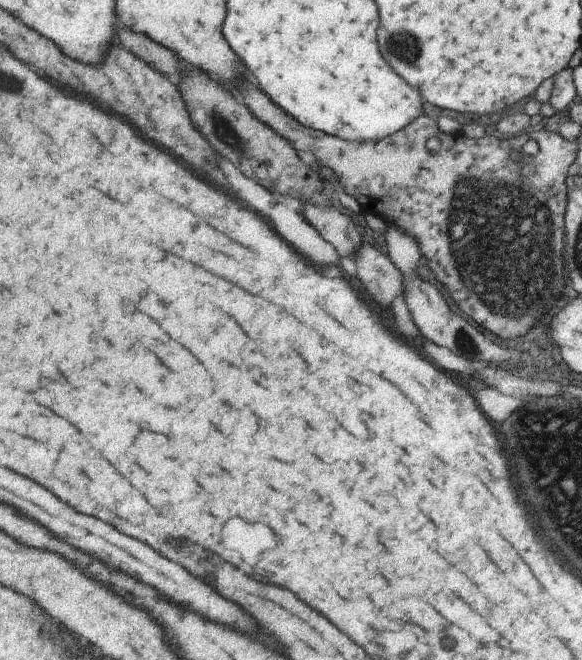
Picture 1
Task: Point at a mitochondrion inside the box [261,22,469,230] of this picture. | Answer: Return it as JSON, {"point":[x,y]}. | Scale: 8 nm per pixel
{"point":[403,46]}

